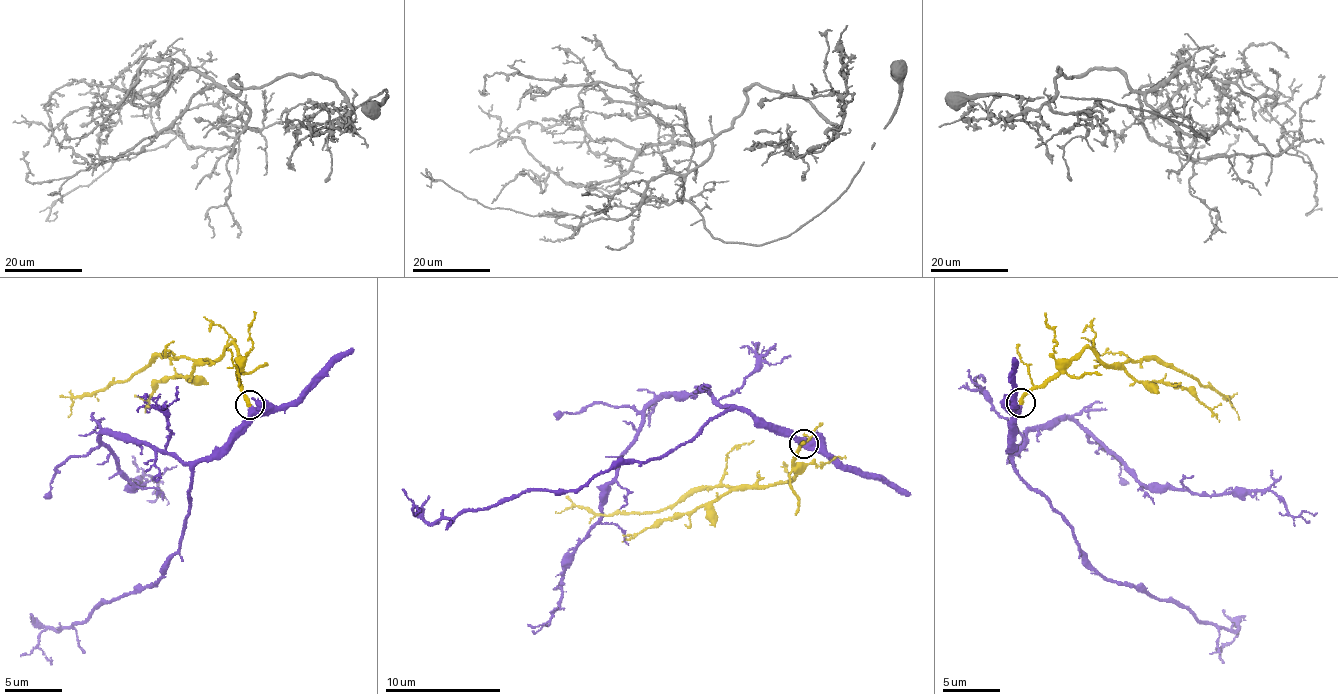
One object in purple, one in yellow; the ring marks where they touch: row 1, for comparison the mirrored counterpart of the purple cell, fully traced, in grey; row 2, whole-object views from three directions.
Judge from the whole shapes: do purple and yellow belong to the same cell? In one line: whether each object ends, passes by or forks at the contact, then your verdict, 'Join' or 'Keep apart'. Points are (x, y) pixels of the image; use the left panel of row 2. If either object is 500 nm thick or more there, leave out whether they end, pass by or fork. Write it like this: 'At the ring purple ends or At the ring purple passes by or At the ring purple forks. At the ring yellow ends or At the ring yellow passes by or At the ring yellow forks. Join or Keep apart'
At the ring purple passes by. At the ring yellow ends. Join

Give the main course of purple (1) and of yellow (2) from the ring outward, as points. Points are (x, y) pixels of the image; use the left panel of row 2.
1: (249, 406), (242, 430), (194, 462), (104, 433), (132, 486), (148, 474), (161, 494), (154, 491)
2: (249, 404), (244, 398), (233, 344), (214, 361), (152, 356), (138, 371), (74, 399), (68, 418)

